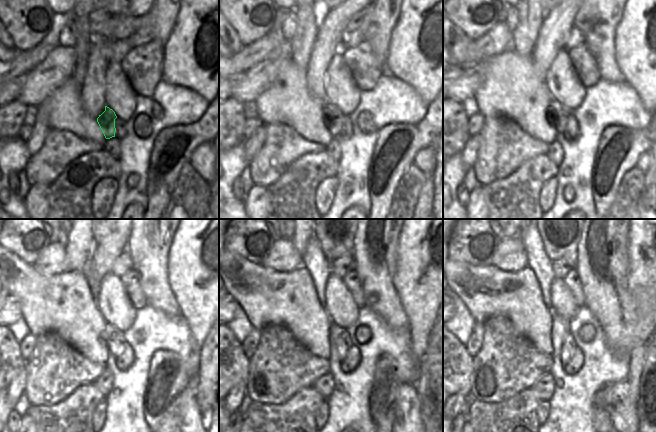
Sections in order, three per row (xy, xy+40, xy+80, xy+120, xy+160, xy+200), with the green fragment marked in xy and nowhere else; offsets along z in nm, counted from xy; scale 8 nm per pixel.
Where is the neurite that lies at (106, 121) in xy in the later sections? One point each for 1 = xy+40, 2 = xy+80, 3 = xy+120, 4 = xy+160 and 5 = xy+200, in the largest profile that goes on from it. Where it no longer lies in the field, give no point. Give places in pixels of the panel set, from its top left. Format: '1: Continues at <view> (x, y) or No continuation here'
1: Continues at xy+40 (333, 117)
2: Continues at xy+80 (558, 118)
3: Continues at xy+120 (116, 338)
4: Continues at xy+160 (340, 336)
5: Continues at xy+200 (569, 346).

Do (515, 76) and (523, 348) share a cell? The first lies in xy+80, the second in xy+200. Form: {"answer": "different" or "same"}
{"answer": "different"}

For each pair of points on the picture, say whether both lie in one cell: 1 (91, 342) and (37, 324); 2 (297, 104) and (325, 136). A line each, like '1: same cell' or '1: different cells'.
1: same cell
2: same cell

